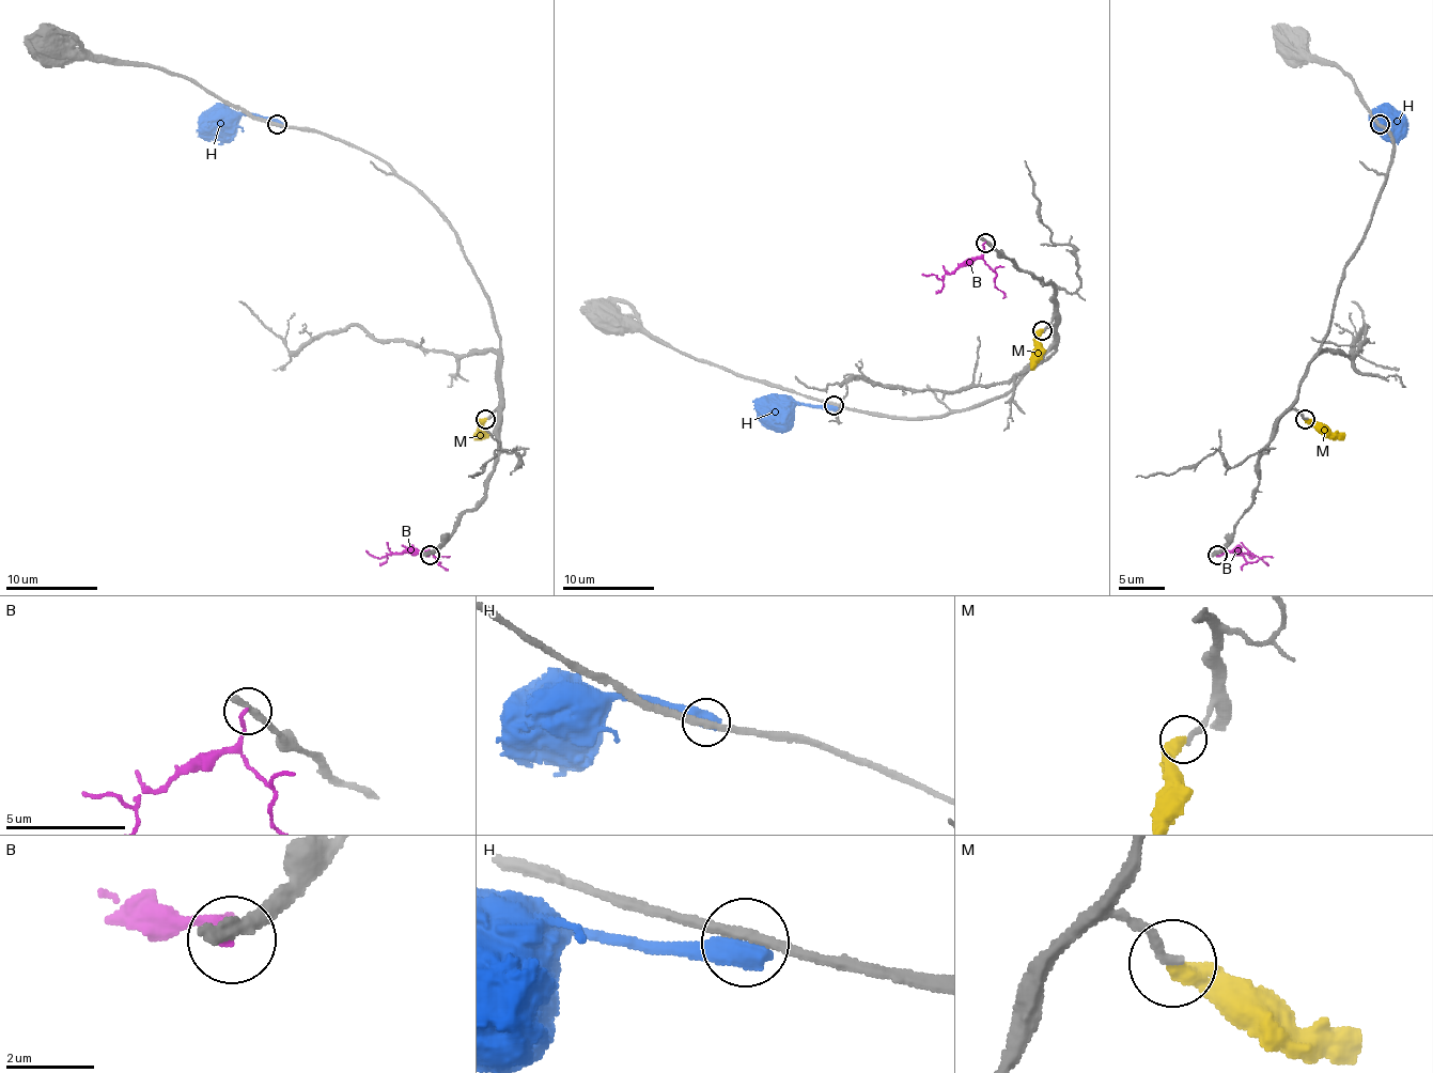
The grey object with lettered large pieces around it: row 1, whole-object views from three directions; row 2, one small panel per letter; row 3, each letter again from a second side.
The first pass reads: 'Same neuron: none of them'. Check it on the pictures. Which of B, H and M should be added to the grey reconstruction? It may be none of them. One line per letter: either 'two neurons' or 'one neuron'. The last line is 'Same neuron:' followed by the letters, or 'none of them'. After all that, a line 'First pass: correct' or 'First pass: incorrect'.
B: two neurons
H: two neurons
M: two neurons
Same neuron: none of them
First pass: correct

